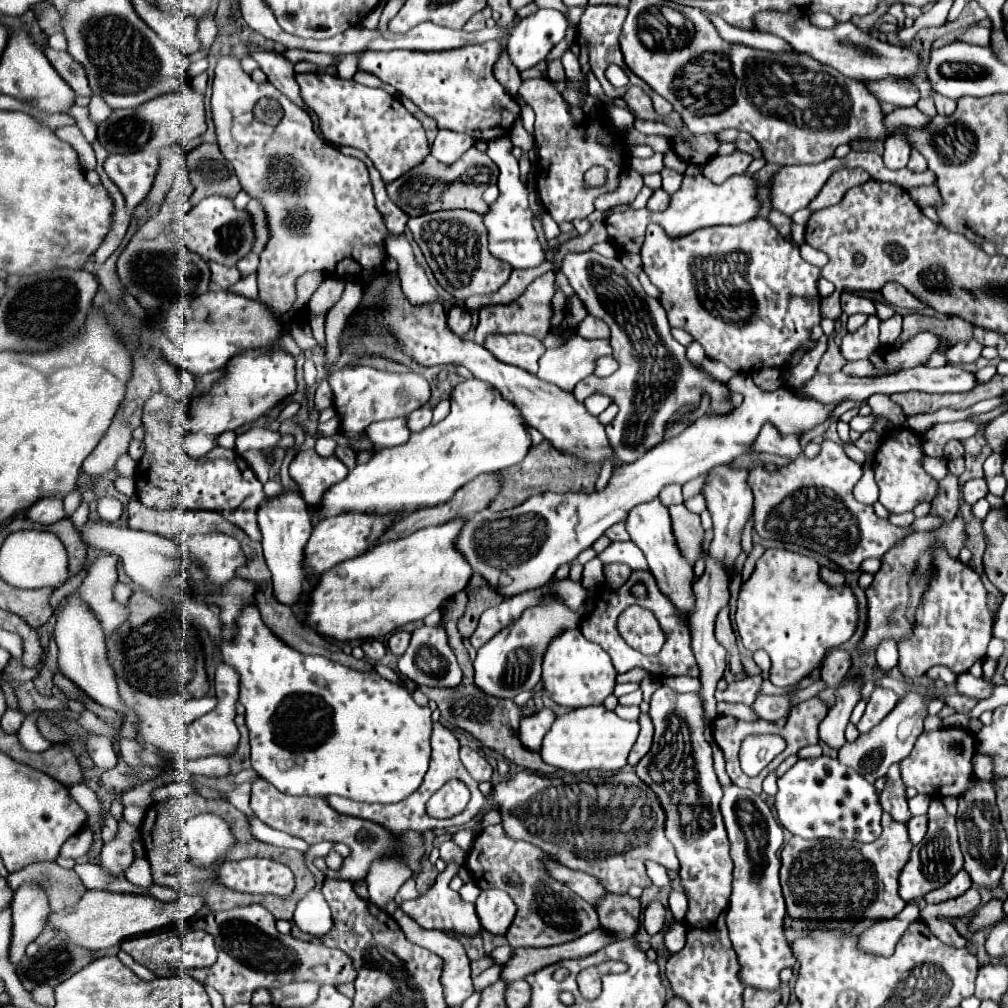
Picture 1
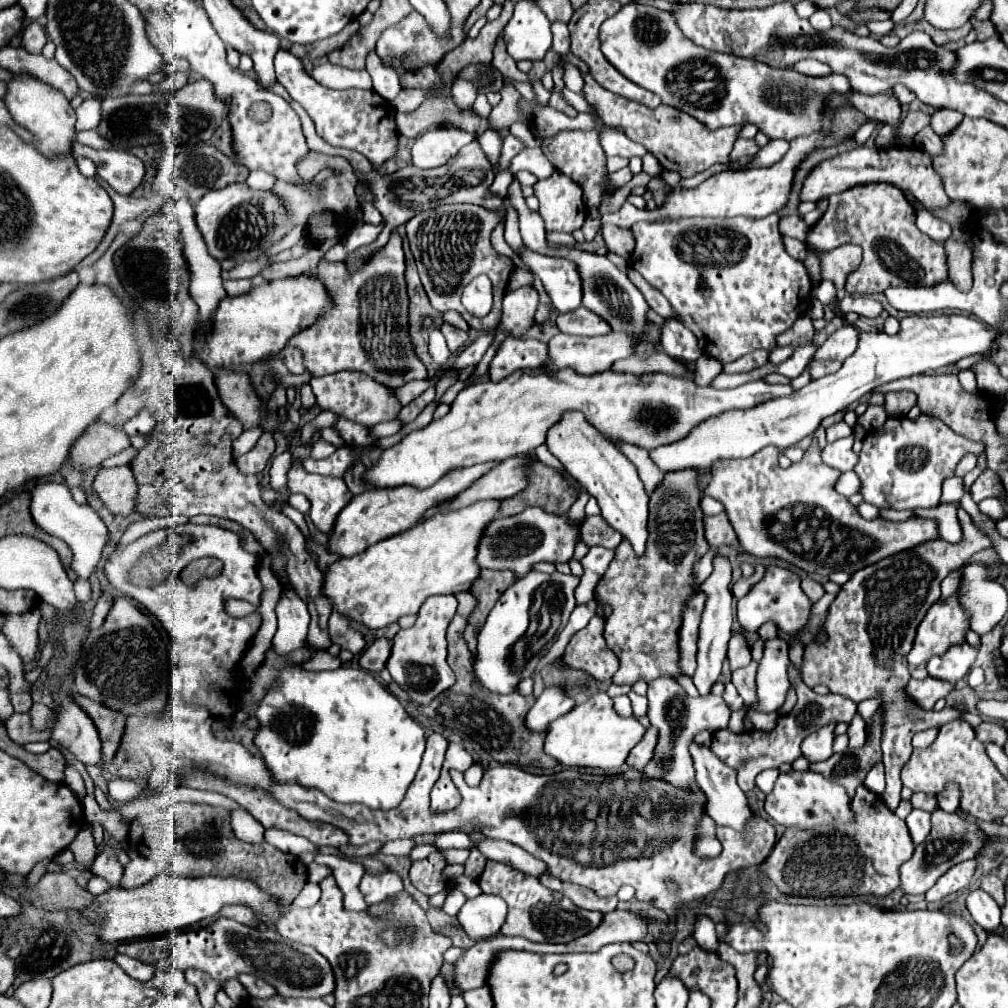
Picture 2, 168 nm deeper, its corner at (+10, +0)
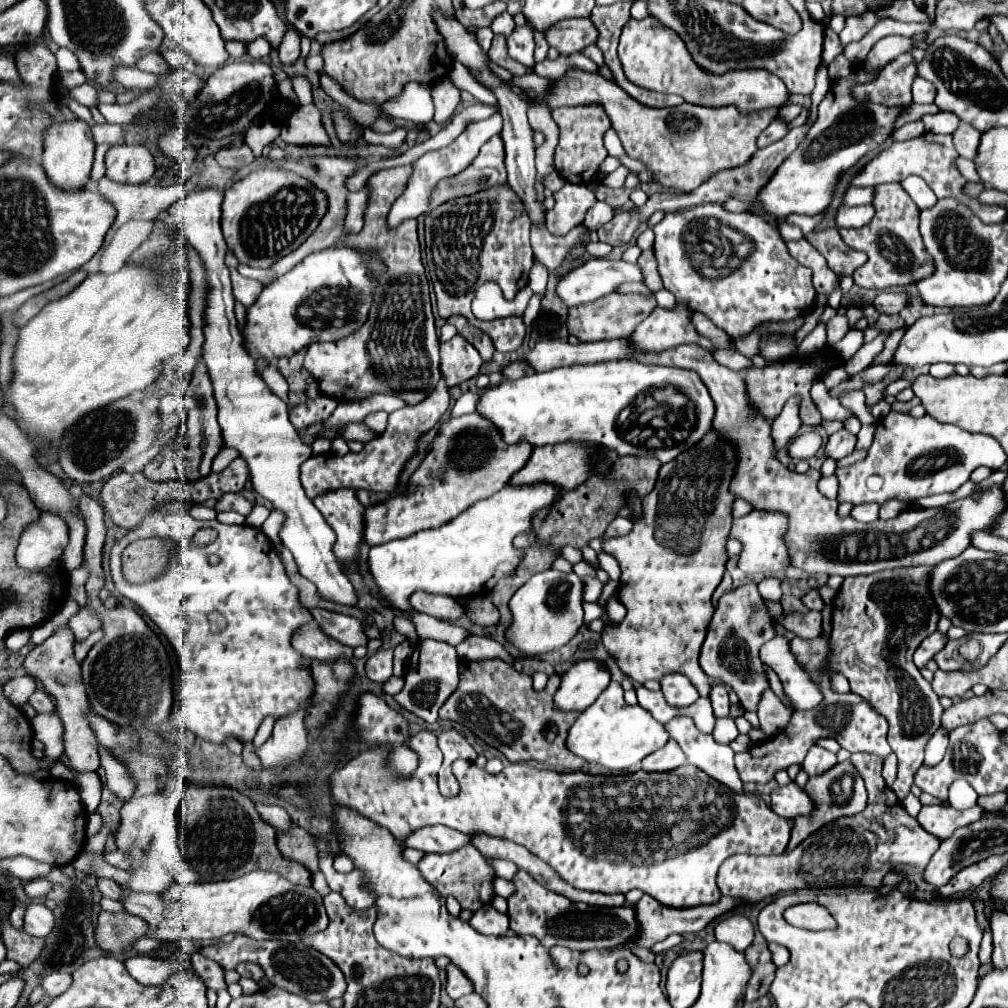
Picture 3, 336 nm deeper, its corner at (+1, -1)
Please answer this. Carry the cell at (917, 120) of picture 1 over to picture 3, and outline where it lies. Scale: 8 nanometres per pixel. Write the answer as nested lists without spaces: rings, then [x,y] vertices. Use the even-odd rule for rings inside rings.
[[[958,157],[958,165],[960,165],[962,175],[964,175],[970,183],[982,183],[980,177],[978,177],[978,173],[976,173],[976,167],[974,167],[972,161],[968,161],[968,159],[964,159],[964,157]]]

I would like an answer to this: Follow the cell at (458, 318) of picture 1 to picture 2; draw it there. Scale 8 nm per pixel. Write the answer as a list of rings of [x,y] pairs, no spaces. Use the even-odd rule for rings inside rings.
[[[443,322],[439,330],[443,332],[443,336],[445,336],[447,346],[449,346],[451,352],[459,352],[459,350],[463,350],[463,346],[467,346],[467,340],[469,340],[467,332],[463,332],[463,330],[447,324],[447,322]]]

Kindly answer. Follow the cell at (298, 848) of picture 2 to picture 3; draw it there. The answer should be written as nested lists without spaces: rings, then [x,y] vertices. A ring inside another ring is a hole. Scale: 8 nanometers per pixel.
[[[256,803],[258,813],[262,815],[262,819],[266,823],[270,823],[276,831],[286,831],[292,825],[292,817],[286,813],[286,809],[278,807],[278,805],[264,805],[264,803]]]

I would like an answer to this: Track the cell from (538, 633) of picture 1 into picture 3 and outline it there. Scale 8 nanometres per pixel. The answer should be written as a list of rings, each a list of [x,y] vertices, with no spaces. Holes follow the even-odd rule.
[[[556,569],[536,573],[526,585],[522,585],[512,601],[510,609],[514,615],[512,625],[506,631],[506,637],[516,645],[524,657],[534,657],[538,653],[554,651],[566,645],[584,623],[582,611],[582,581],[578,575],[568,575]]]

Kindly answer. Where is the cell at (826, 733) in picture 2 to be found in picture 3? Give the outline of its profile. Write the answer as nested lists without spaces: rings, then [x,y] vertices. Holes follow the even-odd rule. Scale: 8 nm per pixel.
[[[814,745],[814,747],[808,751],[808,755],[806,755],[804,763],[802,763],[802,769],[812,777],[812,775],[822,775],[822,773],[826,773],[826,771],[832,769],[834,765],[836,765],[836,755],[834,755],[834,753],[828,753],[826,749],[822,749],[822,747],[818,747],[818,745]]]

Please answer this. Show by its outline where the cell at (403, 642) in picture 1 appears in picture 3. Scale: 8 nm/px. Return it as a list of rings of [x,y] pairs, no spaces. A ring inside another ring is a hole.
[[[380,649],[366,661],[366,675],[376,683],[386,683],[392,677],[392,649]]]

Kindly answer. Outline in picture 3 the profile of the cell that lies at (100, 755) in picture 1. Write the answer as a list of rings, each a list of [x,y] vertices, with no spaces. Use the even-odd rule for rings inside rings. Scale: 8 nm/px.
[[[62,627],[58,633],[48,637],[42,645],[36,645],[24,659],[24,669],[30,677],[44,685],[44,691],[56,699],[56,713],[64,725],[64,755],[74,771],[96,771],[100,767],[98,739],[92,733],[84,711],[88,711],[88,699],[82,685],[80,663],[74,659],[74,635],[70,627]]]

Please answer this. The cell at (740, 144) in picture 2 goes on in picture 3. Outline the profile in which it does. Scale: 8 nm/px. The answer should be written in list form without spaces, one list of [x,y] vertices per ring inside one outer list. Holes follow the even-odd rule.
[[[776,117],[776,119],[762,131],[762,135],[758,137],[758,147],[768,147],[768,145],[780,141],[788,131],[790,131],[788,121],[784,121],[782,117]]]

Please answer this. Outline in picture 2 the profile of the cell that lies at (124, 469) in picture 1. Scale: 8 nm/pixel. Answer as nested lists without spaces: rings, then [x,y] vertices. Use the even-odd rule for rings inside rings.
[[[99,420],[73,444],[69,458],[77,470],[87,470],[125,448],[129,448],[129,436],[121,428],[111,428]]]

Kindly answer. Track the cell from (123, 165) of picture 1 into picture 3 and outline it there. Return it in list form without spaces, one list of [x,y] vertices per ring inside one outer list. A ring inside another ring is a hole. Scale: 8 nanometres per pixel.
[[[114,145],[106,153],[106,177],[116,183],[146,183],[154,175],[154,159],[144,145]]]

